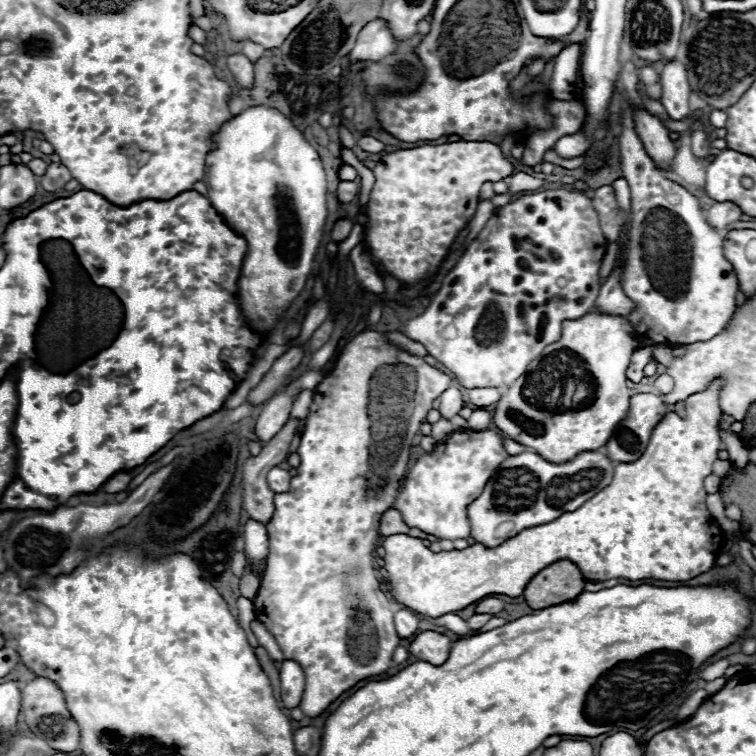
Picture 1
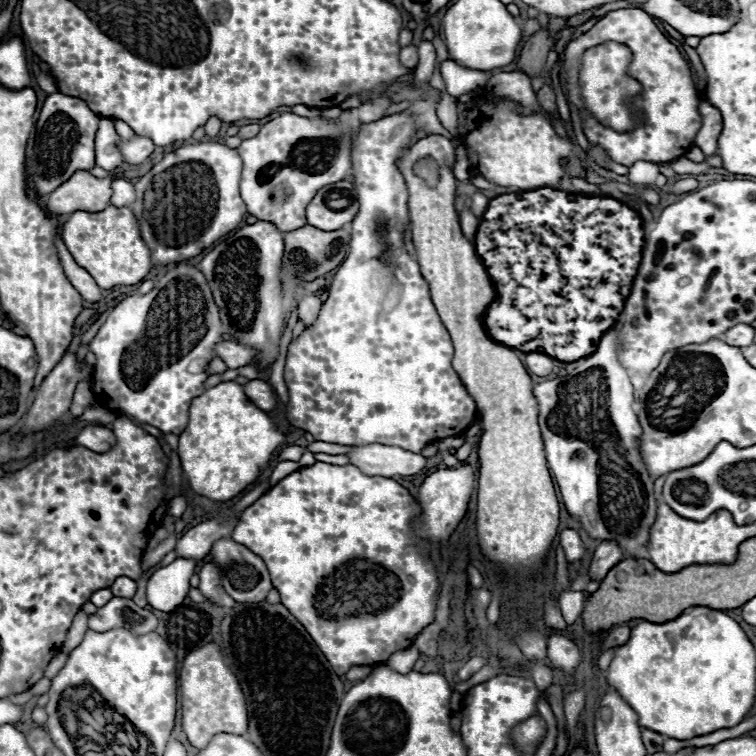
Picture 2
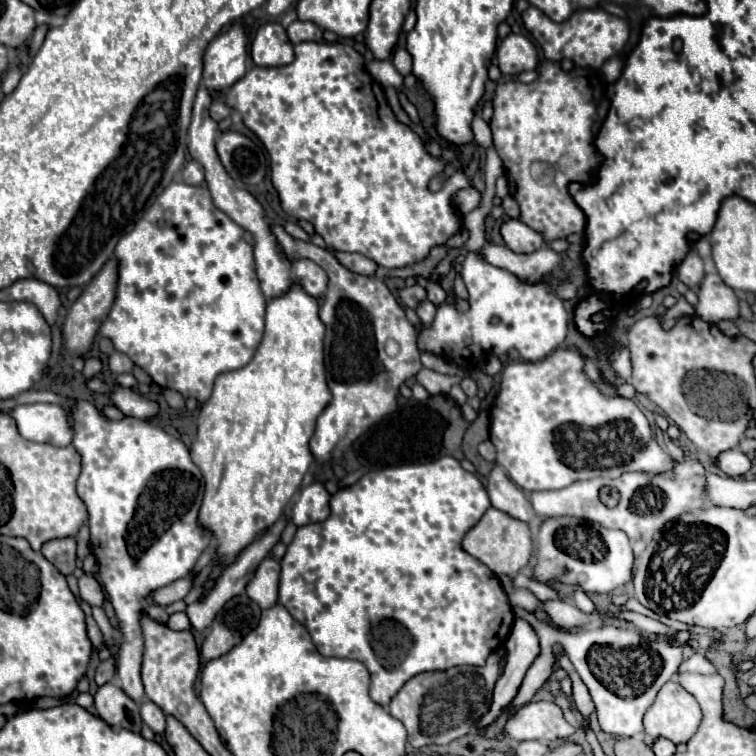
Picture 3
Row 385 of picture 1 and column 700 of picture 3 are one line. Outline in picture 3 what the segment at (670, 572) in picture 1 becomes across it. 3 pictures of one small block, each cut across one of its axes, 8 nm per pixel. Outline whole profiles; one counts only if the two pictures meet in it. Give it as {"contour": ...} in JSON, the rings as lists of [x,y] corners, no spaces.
{"contour":[[[670,680],[660,688],[654,704],[644,714],[644,732],[642,732],[644,734],[644,744],[652,748],[658,738],[668,738],[674,744],[688,742],[696,734],[696,730],[700,726],[700,720],[702,720],[702,712],[700,712],[700,706],[698,706],[696,698],[692,698],[680,684]]]}

